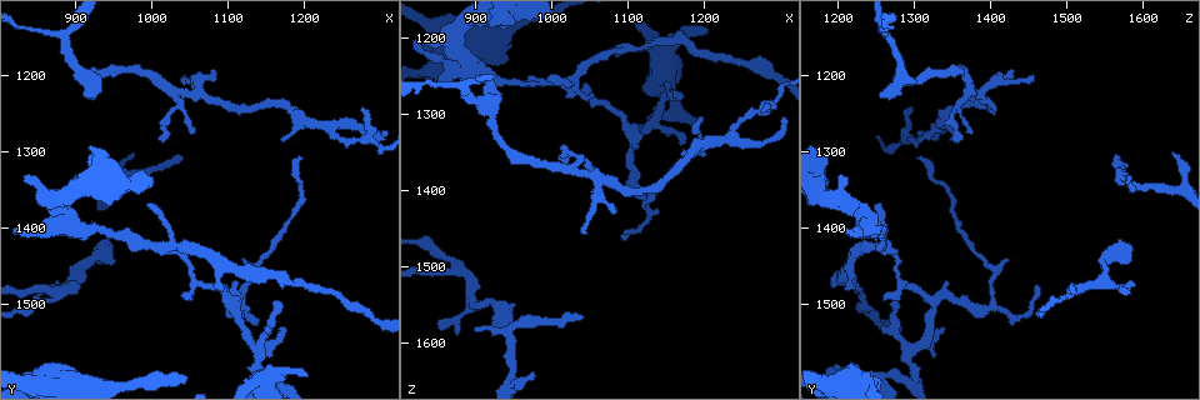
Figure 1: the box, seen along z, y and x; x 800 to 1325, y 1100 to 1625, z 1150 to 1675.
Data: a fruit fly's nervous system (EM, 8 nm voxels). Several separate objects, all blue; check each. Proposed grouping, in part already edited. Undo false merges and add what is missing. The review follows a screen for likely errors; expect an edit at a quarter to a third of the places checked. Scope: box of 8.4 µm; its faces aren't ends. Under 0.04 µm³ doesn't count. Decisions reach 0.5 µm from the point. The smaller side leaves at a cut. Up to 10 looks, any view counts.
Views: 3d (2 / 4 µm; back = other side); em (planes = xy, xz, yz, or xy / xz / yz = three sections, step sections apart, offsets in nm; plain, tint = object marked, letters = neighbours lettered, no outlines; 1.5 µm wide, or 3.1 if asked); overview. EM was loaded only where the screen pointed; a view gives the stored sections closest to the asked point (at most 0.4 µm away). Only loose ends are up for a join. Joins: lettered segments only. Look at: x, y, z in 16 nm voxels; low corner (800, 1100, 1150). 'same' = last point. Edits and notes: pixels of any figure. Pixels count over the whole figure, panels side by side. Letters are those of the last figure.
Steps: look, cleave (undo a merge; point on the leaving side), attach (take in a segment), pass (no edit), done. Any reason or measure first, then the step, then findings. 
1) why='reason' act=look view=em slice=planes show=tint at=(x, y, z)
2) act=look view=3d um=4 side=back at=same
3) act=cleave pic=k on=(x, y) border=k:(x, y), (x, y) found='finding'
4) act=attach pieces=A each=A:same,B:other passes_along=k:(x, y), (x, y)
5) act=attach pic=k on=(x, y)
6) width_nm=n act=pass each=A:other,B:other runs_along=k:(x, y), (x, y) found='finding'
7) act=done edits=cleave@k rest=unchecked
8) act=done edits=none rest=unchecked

why='thin end' act=look view=3d um=4 at=(1100, 1475, 1460)

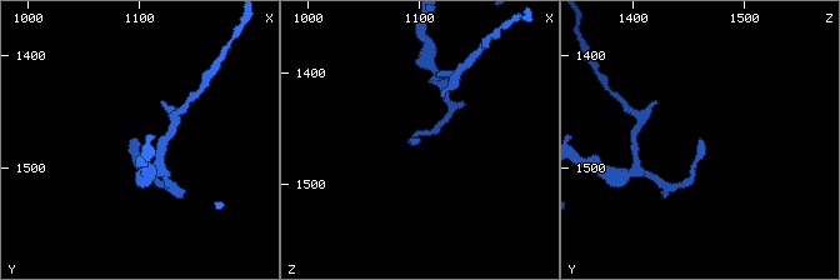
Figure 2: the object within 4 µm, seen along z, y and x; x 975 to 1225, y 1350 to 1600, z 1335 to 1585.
act=look view=em slice=planes show=letters at=(1100, 1476, 1460)

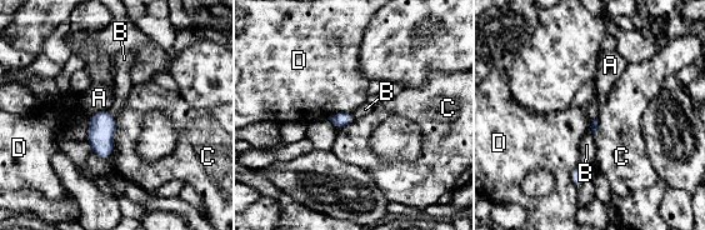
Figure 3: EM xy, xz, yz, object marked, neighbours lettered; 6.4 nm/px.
act=pass each=A:other,B:other,C:other,D:other border=3:(108, 110), (115, 120) found='no lettered segment goes on from it'

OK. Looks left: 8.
act=look view=em slice=xz step=8 show=tint at=(1030, 1425, 1265)

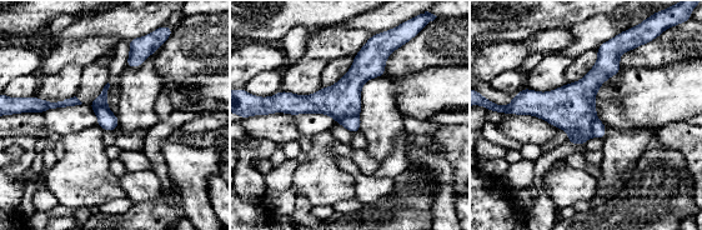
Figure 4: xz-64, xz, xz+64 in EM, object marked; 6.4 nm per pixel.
act=look view=em slice=planes show=letters at=same

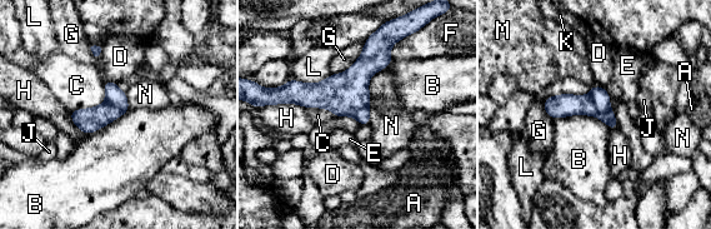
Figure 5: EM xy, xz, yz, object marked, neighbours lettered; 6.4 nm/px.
longest_contact=B:380nm act=cleave pic=5 on=(562, 105) each=A:other,B:other,C:other,D:other,E:other,F:other,G:other,H:other,J:other,K:other,L:other,M:other,N:other part_leaving=5:(389, 43), (339, 93), (284, 96) found='two cells meet here'

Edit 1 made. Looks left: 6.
why='see it whole again' act=look view=overview

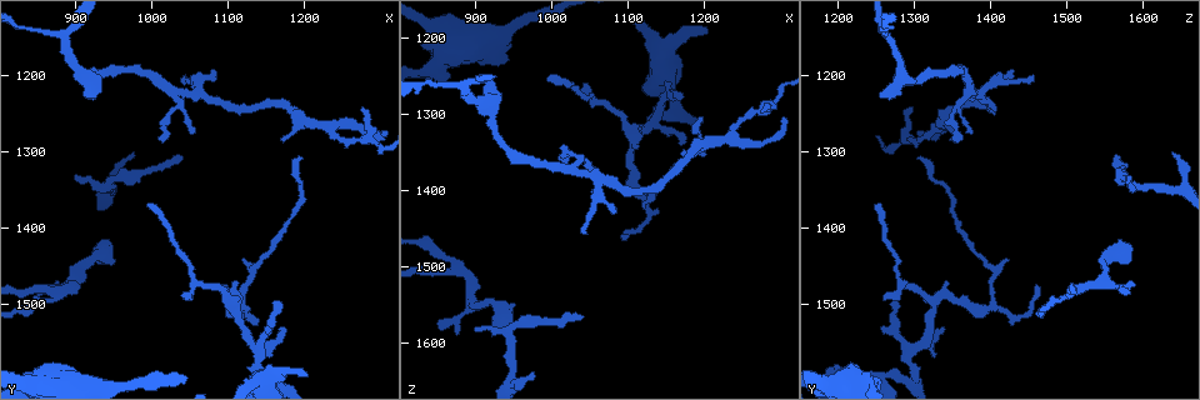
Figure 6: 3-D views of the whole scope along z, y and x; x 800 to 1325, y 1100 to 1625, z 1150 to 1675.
why='sharp bend' act=look view=3d um=4 at=(1150, 1600, 1250)

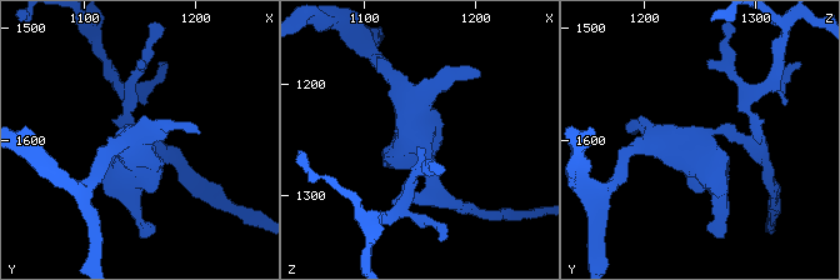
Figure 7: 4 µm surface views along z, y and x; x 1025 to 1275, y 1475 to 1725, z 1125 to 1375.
why='now the EM' act=look view=em slice=xy step=4 show=tint at=(1150, 1598, 1254)

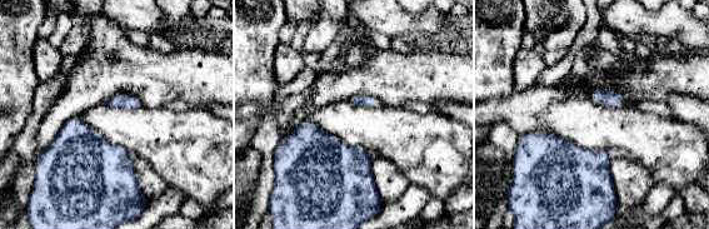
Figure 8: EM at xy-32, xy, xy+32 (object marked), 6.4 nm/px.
why='see the neighbours' act=look view=em slice=xy step=4 show=letters at=same

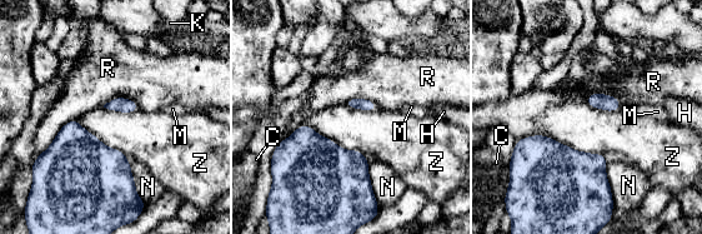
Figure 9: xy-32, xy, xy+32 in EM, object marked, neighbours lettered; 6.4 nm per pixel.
longest_contact=Z:600nm act=pass each=C:other,H:other,K:other,M:other,N:other,R:other,Z:other border=9:(516, 139), (547, 135), (603, 155) found='continuous, no second cell'

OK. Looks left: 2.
why='an open end' act=look view=em slice=xy step=8 show=tint at=(925, 1225, 1260)

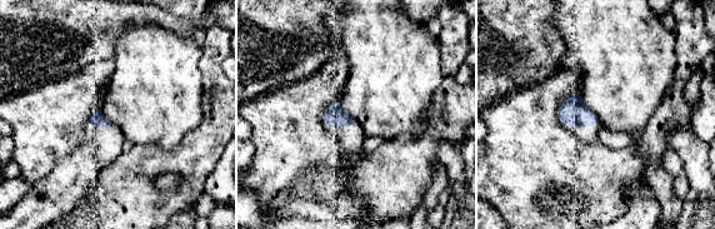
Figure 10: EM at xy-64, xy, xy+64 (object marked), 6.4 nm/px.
act=look view=em slice=xy step=8 show=letters at=same

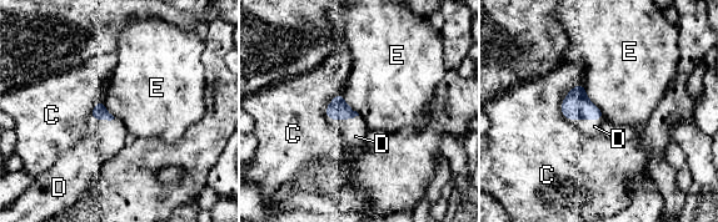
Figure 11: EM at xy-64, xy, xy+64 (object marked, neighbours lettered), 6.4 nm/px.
longest_contact=C:280nm act=attach pieces=D each=C:other,D:same,E:other found='it goes on there'

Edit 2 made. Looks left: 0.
act=done edits=cleave@5,attach@11 rest=unchecked

